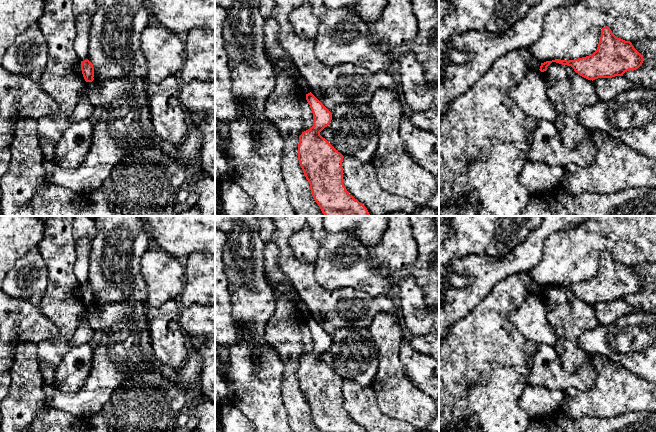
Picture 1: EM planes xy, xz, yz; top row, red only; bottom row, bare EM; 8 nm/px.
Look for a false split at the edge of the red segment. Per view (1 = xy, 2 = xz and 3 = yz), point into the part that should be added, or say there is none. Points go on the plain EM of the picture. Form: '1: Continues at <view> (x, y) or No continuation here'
1: No continuation here
2: No continuation here
3: No continuation here

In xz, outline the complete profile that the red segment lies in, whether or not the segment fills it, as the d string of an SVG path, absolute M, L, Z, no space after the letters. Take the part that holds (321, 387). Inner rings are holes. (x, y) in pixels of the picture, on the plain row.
M310 316L306 324L313 337L313 350L299 360L298 384L315 426L320 432L366 432L346 414L343 408L342 385L344 380L338 376L320 356L327 351L331 344L331 336Z

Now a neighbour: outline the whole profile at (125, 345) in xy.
M129 303L93 304L88 311L88 322L95 332L100 332L99 344L93 350L91 372L85 385L77 392L63 392L44 384L49 407L64 410L81 419L92 417L109 406L113 391L126 381L132 371L154 371L151 333L151 314L144 305Z

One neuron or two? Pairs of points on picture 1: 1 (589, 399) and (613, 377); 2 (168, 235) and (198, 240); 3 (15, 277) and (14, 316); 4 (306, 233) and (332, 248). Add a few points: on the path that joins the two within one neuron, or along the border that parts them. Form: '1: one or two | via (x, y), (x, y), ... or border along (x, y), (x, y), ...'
1: one | via (595, 395), (607, 383)
2: one | via (175, 235), (191, 235)
3: two | border along (10, 296), (25, 299), (37, 306)
4: two | border along (309, 226), (318, 242), (315, 260)

